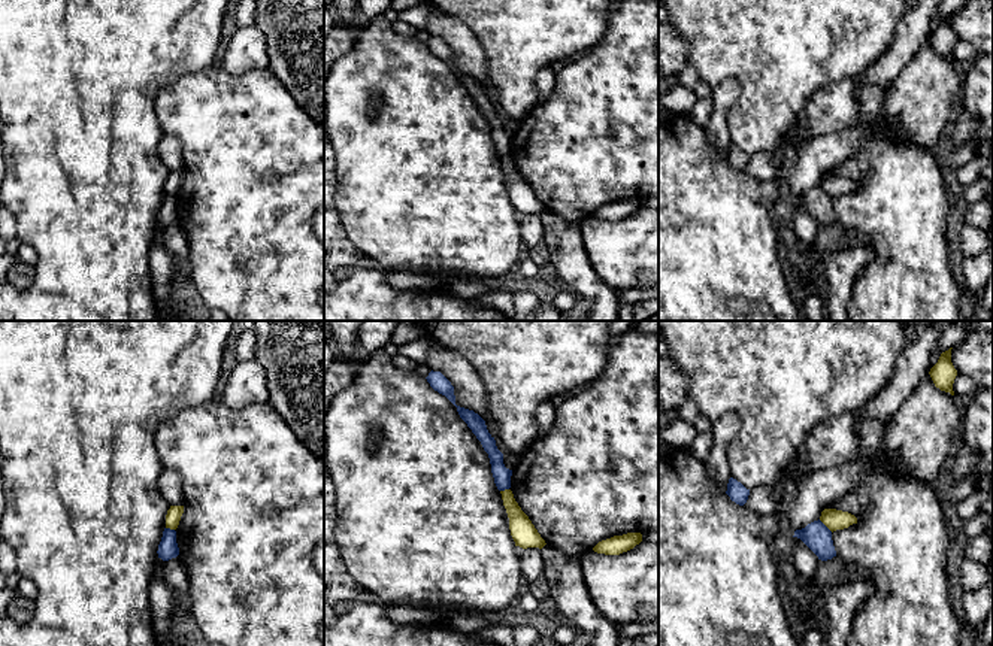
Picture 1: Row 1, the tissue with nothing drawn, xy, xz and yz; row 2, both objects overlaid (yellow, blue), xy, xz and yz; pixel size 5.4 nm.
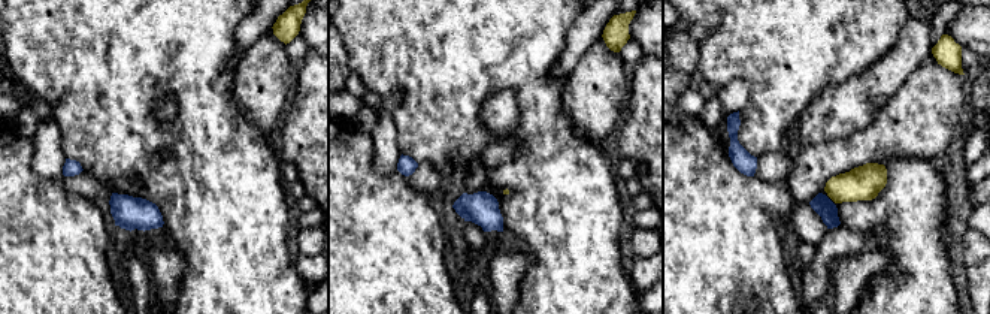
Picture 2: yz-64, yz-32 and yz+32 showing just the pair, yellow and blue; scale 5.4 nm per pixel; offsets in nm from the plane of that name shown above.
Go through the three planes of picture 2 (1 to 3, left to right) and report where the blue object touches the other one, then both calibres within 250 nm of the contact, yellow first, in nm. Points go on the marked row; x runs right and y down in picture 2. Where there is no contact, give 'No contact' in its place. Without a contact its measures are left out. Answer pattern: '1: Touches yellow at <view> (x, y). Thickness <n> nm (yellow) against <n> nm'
1: No contact
2: No contact
3: No contact

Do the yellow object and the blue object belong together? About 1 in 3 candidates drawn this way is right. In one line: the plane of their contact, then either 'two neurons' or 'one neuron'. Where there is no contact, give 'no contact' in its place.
yz | two neurons

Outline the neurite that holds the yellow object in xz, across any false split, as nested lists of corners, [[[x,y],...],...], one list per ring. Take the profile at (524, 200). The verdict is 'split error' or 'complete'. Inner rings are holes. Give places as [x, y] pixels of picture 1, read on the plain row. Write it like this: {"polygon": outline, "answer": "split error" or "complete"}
{"polygon": [[[505,155],[500,157],[500,160],[509,184],[509,195],[515,212],[520,212],[523,215],[542,215],[547,210],[545,206],[541,203],[529,182],[521,176],[521,173],[515,167],[512,157]]], "answer": "complete"}

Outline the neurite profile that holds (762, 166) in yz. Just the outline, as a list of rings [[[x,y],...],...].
[[[757,152],[750,157],[748,166],[744,173],[756,181],[768,182],[778,176],[784,157],[785,155],[779,152]]]

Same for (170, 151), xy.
[[[164,133],[157,151],[161,161],[170,172],[184,170],[184,148],[176,136]]]

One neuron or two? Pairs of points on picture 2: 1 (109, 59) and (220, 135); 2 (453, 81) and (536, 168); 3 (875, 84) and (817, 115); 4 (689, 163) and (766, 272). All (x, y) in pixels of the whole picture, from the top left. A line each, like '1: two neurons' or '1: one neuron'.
1: one neuron
2: one neuron
3: one neuron
4: one neuron

